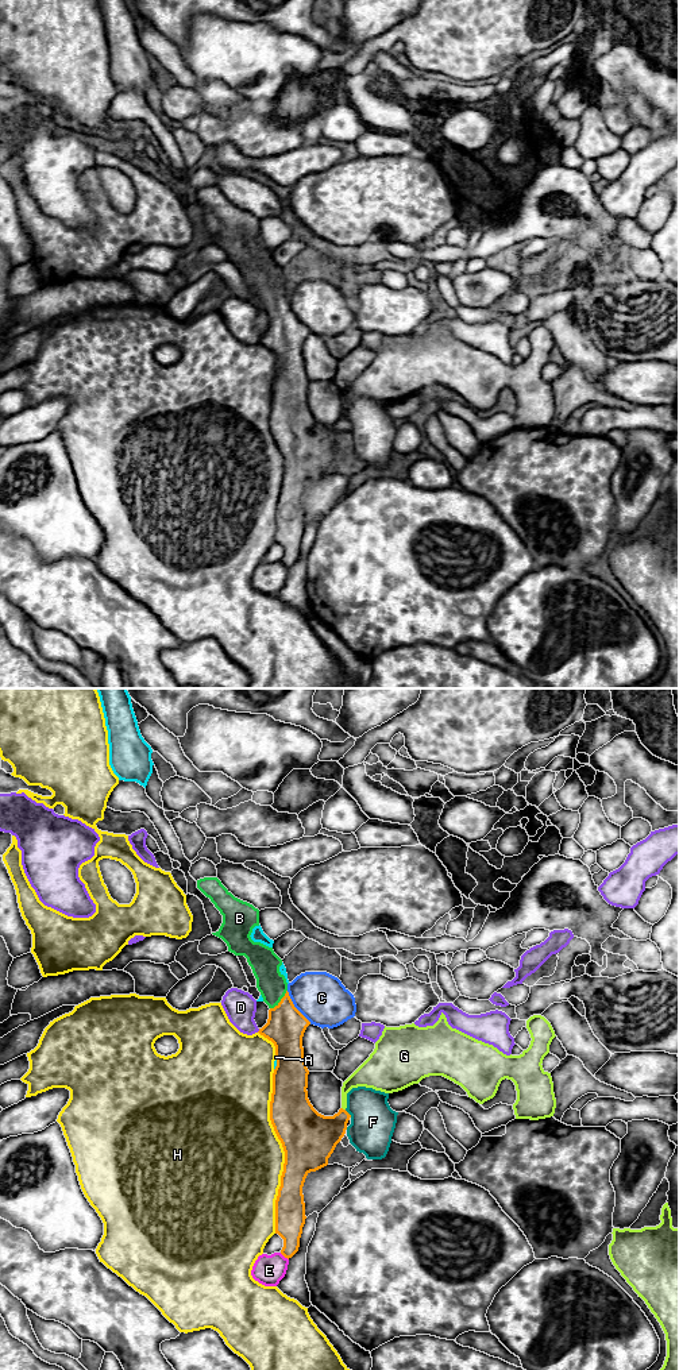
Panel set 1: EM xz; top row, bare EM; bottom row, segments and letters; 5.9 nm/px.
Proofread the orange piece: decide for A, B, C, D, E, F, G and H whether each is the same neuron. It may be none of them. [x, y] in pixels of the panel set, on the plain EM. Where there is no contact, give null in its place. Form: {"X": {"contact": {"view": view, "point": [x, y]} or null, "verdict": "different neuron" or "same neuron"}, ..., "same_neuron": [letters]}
{"A": {"contact": {"view": "xz", "point": [277, 371]}, "verdict": "different neuron"}, "B": {"contact": {"view": "xz", "point": [281, 309]}, "verdict": "same neuron"}, "C": {"contact": {"view": "xz", "point": [294, 316]}, "verdict": "different neuron"}, "D": {"contact": {"view": "xz", "point": [259, 339]}, "verdict": "different neuron"}, "E": {"contact": {"view": "xz", "point": [284, 564]}, "verdict": "different neuron"}, "F": {"contact": {"view": "xz", "point": [348, 423]}, "verdict": "different neuron"}, "G": {"contact": {"view": "xz", "point": [342, 417]}, "verdict": "different neuron"}, "H": {"contact": {"view": "xz", "point": [284, 459]}, "verdict": "different neuron"}, "same_neuron": ["B"]}

